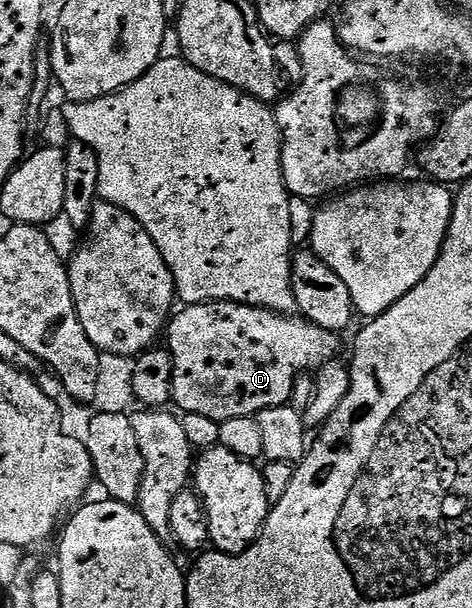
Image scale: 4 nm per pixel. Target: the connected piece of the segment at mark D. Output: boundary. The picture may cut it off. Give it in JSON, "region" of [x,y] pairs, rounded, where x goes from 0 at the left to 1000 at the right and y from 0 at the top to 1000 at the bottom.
{"region":[[[428,497],[415,503],[388,503],[381,512],[381,516],[377,512],[369,518],[367,528],[358,536],[358,551],[362,549],[358,581],[371,597],[362,653],[369,666],[379,666],[390,683],[417,679],[424,684],[439,684],[445,691],[466,696],[477,691],[494,691],[502,684],[528,684],[536,688],[547,684],[555,674],[568,674],[581,668],[610,666],[619,648],[629,640],[629,630],[636,627],[636,623],[631,625],[633,609],[676,609],[691,595],[706,594],[710,581],[718,576],[718,559],[722,559],[718,549],[697,546],[689,539],[676,539],[633,520],[587,516],[578,510],[555,510],[542,503],[521,503],[519,500],[502,500],[500,497]]]}

